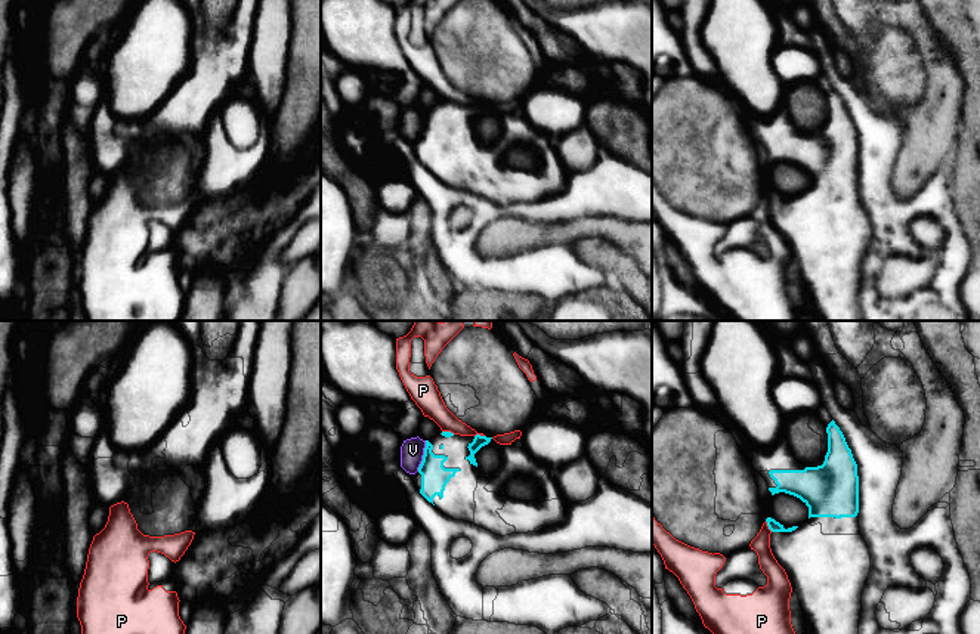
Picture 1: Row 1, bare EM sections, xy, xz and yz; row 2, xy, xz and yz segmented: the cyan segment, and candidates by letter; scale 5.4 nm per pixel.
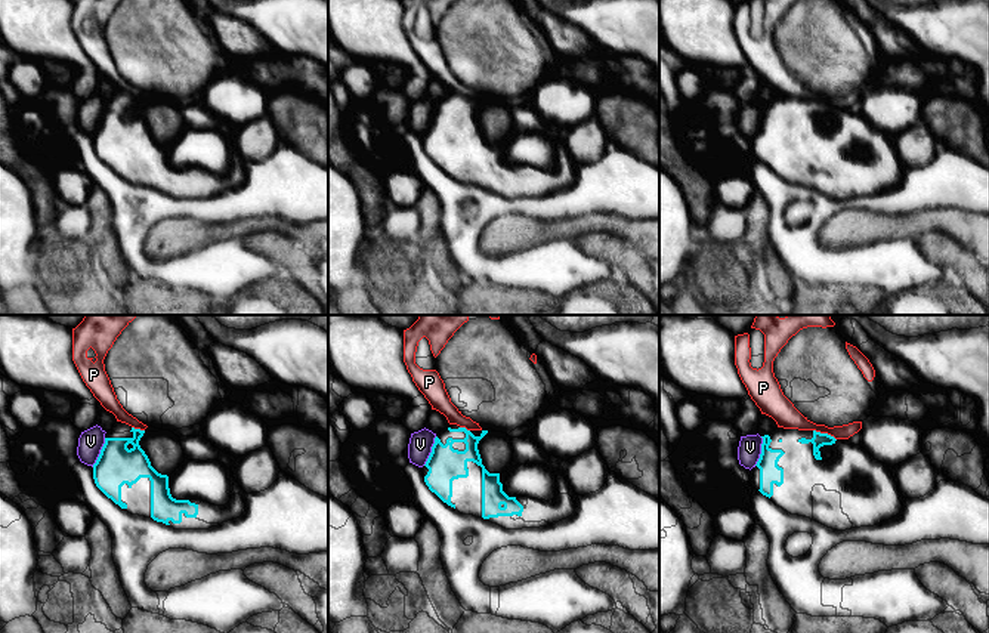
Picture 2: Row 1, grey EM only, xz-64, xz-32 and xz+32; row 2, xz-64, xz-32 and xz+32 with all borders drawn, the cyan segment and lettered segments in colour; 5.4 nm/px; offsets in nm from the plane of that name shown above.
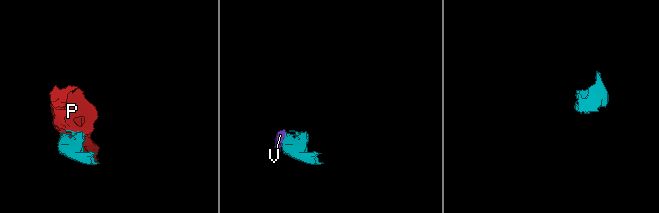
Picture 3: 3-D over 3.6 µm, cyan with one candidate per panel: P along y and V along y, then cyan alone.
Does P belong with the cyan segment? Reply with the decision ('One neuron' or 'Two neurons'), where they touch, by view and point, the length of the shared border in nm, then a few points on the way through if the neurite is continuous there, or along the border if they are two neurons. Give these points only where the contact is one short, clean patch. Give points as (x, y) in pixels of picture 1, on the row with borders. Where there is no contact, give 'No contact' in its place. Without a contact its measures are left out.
Two neurons. Touches cyan at yz (767, 525). Shared border 70 nm. Boundary: yz (766, 520), (772, 531)

